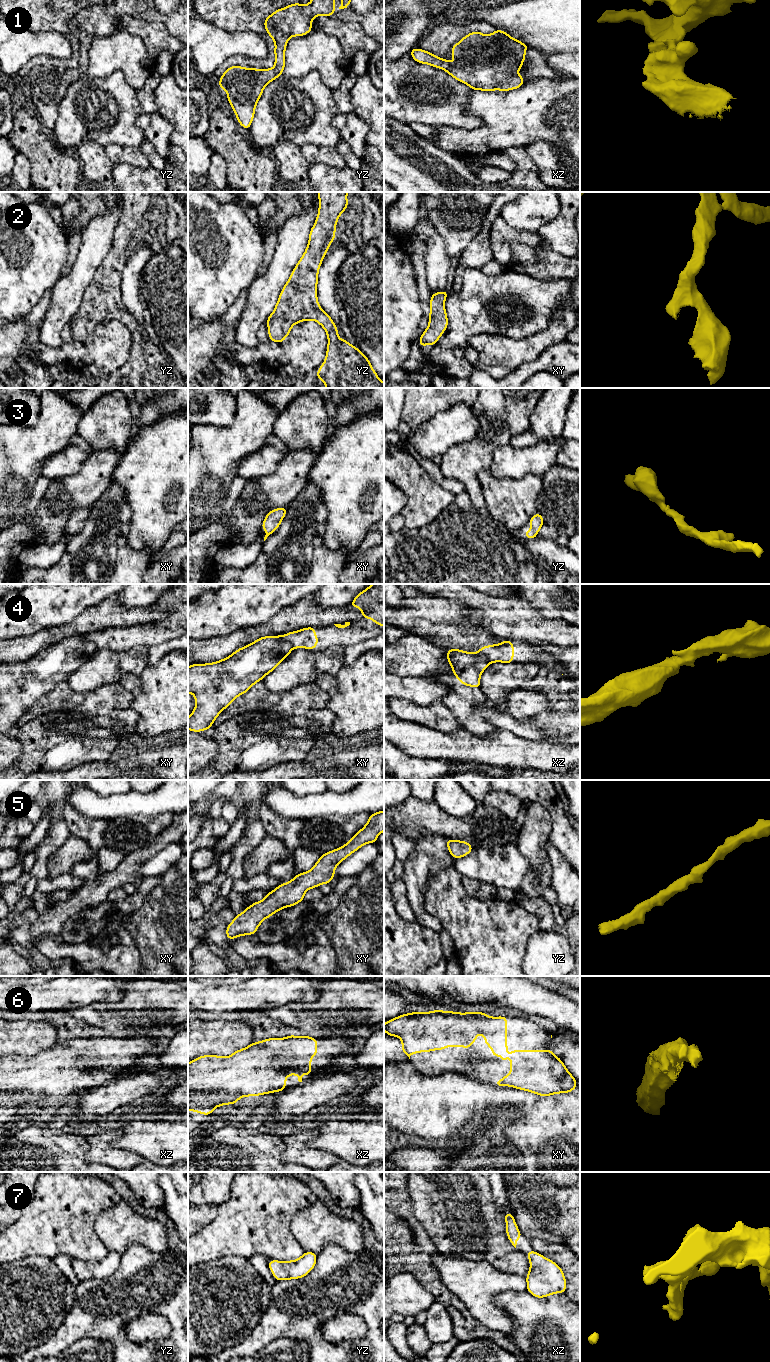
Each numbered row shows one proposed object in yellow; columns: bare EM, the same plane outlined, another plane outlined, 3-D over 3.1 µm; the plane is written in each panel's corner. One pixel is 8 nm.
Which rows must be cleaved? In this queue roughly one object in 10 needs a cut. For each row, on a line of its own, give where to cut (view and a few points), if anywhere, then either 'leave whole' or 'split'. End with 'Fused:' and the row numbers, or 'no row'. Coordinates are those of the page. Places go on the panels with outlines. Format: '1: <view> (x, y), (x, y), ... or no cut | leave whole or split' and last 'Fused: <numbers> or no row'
1: no cut | leave whole
2: no cut | leave whole
3: no cut | leave whole
4: xy (279, 636), (287, 640), (293, 647) | split
5: no cut | leave whole
6: no cut | leave whole
7: no cut | leave whole
Fused: 4

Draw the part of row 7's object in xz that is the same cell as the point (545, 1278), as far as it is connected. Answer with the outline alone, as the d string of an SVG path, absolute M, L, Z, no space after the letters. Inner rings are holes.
M534 1250L525 1254L530 1260L530 1270L525 1277L527 1291L543 1298L555 1293L565 1293L566 1280L562 1269L553 1261Z

